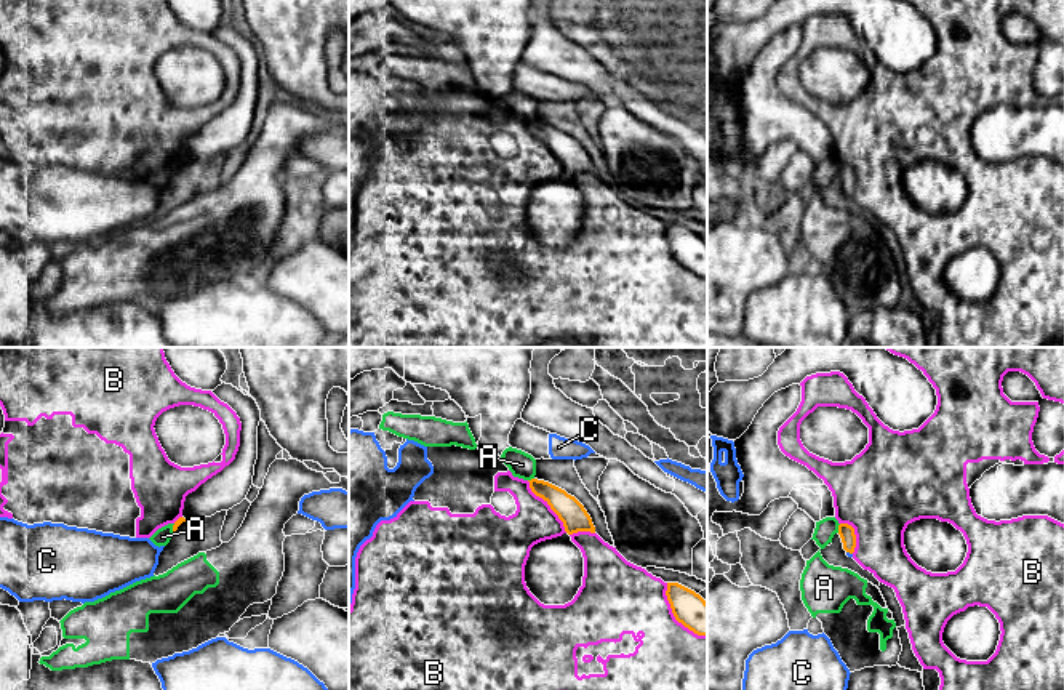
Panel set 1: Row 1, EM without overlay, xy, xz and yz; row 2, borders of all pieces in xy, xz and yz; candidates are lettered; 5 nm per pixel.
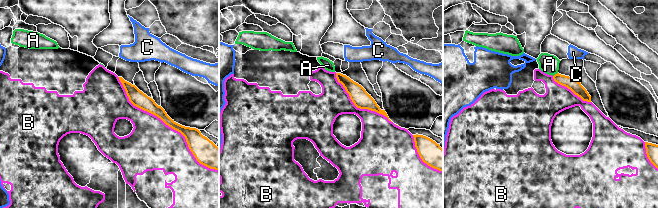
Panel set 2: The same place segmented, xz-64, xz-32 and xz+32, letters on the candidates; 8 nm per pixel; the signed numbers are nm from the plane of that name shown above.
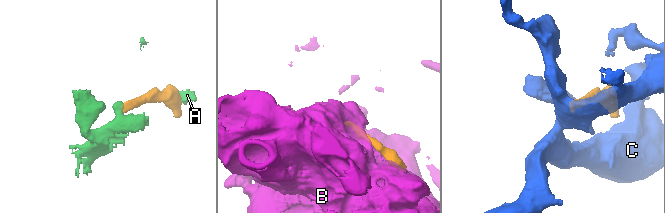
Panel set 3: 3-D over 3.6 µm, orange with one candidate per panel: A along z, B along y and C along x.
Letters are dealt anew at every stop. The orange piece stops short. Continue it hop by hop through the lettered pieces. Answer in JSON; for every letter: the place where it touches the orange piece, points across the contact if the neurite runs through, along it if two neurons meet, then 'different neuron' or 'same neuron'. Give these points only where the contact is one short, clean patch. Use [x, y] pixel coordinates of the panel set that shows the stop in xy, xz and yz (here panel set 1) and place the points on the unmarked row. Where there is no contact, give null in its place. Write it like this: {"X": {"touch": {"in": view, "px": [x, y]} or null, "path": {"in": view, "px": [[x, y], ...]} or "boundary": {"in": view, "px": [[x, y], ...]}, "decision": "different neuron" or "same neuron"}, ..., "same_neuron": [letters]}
{"A": {"touch": {"in": "yz", "px": [839, 170]}, "boundary": {"in": "yz", "px": [[840, 165], [837, 173]]}, "decision": "different neuron"}, "B": {"touch": {"in": "xz", "px": [674, 256]}, "decision": "different neuron"}, "C": {"touch": {"in": "yz", "px": [850, 194]}, "path": {"in": "yz", "px": [[847, 173], [850, 194], [848, 196]]}, "decision": "same neuron"}, "same_neuron": ["C"]}

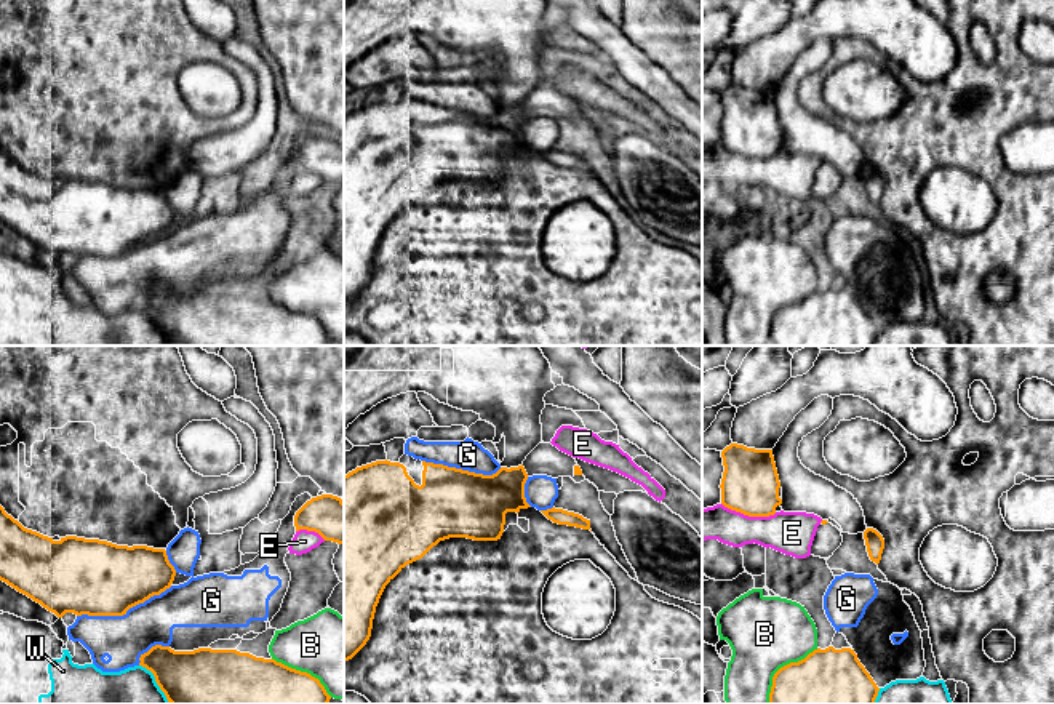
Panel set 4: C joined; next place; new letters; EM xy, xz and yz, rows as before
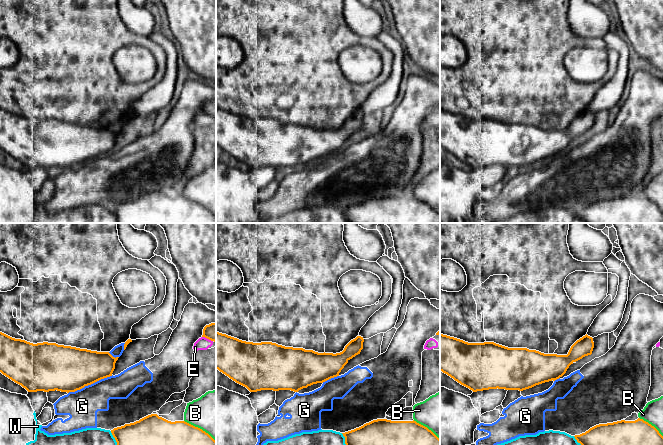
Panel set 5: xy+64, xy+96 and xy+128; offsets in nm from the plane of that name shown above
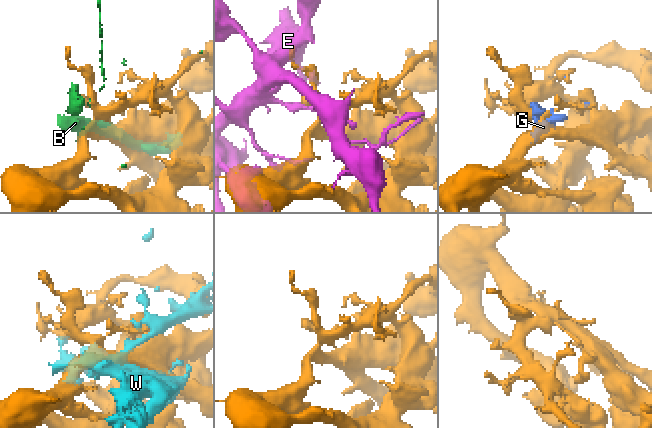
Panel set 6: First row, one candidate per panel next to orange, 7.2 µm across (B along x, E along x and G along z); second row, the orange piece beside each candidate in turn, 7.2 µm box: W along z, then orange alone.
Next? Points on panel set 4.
{"B": {"touch": {"in": "yz", "px": [781, 309]}, "decision": "different neuron"}, "E": {"touch": {"in": "yz", "px": [749, 157]}, "decision": "different neuron"}, "G": {"touch": {"in": "xy", "px": [123, 255]}, "decision": "different neuron"}, "W": {"touch": {"in": "xy", "px": [155, 322]}, "decision": "different neuron"}, "same_neuron": []}

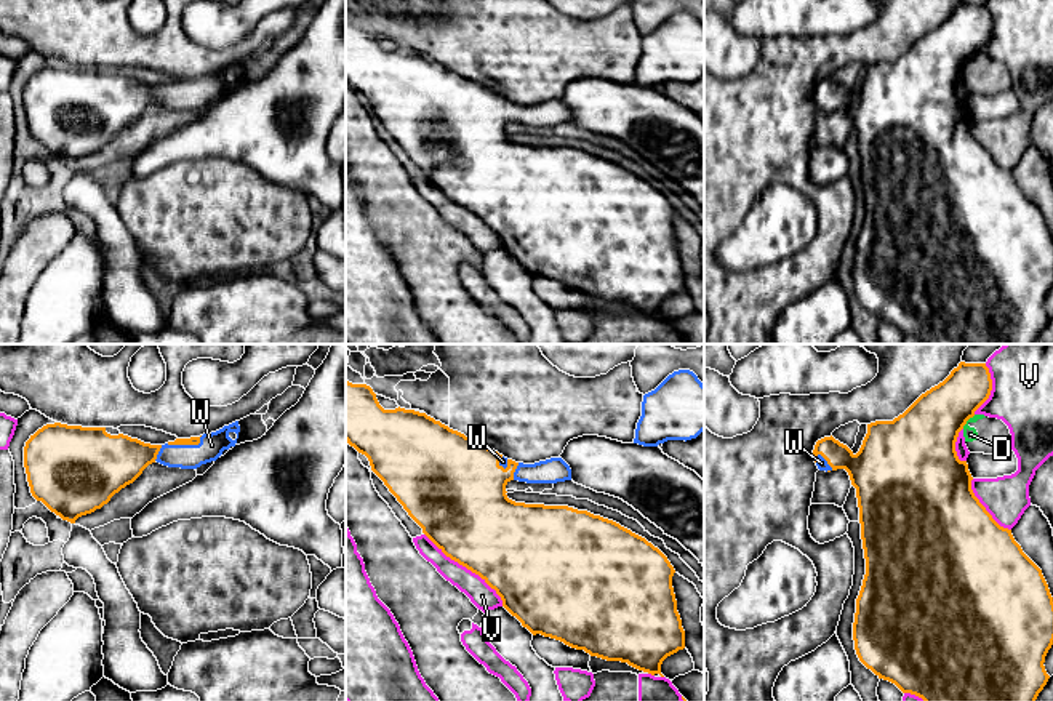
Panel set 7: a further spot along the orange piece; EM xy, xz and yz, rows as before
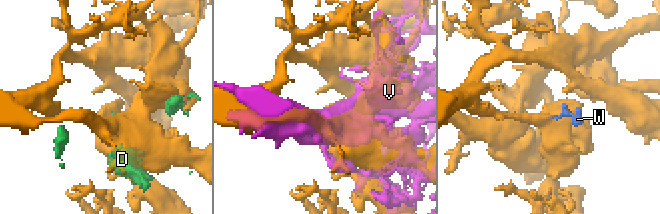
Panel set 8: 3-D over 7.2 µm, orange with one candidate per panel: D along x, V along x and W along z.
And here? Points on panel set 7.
{"D": {"touch": {"in": "yz", "px": [967, 61]}, "decision": "different neuron"}, "V": {"touch": {"in": "xz", "px": [468, 210]}, "decision": "different neuron"}, "W": {"touch": {"in": "xy", "px": [186, 85]}, "decision": "same neuron"}, "same_neuron": ["W"]}

